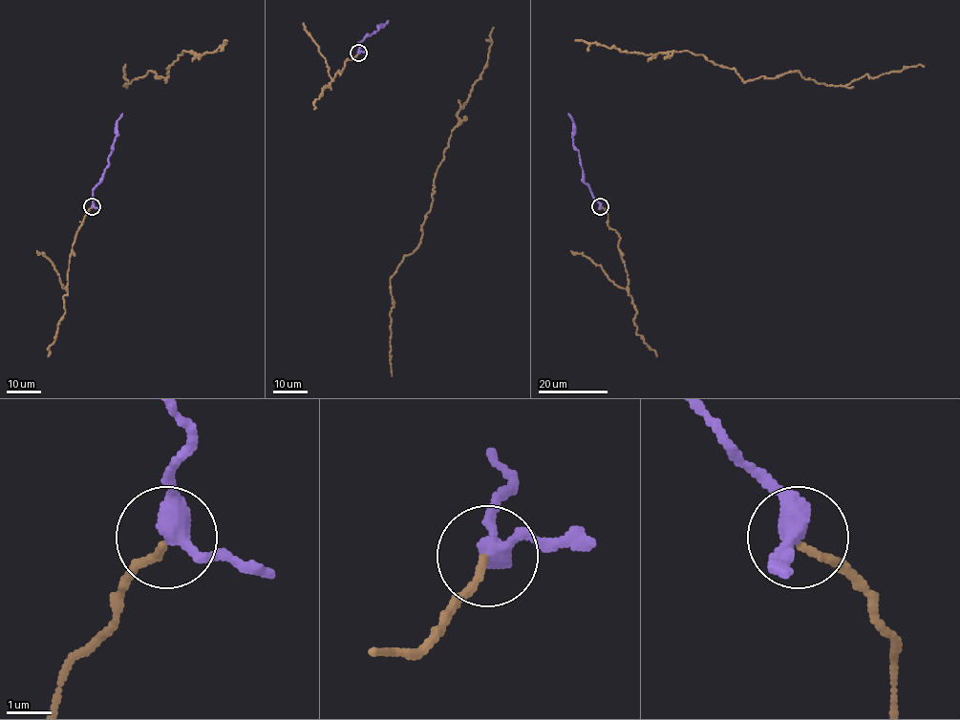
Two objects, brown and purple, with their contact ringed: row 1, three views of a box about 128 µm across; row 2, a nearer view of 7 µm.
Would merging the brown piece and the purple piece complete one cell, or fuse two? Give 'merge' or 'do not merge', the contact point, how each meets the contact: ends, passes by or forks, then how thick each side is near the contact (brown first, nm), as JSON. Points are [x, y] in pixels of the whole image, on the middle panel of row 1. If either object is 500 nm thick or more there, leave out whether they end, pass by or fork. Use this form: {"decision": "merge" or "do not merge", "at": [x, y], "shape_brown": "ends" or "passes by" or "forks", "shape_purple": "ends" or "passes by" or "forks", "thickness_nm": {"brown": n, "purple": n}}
{"decision": "merge", "at": [358, 52], "shape_brown": "ends", "shape_purple": "passes by", "thickness_nm": {"brown": 150, "purple": 400}}

